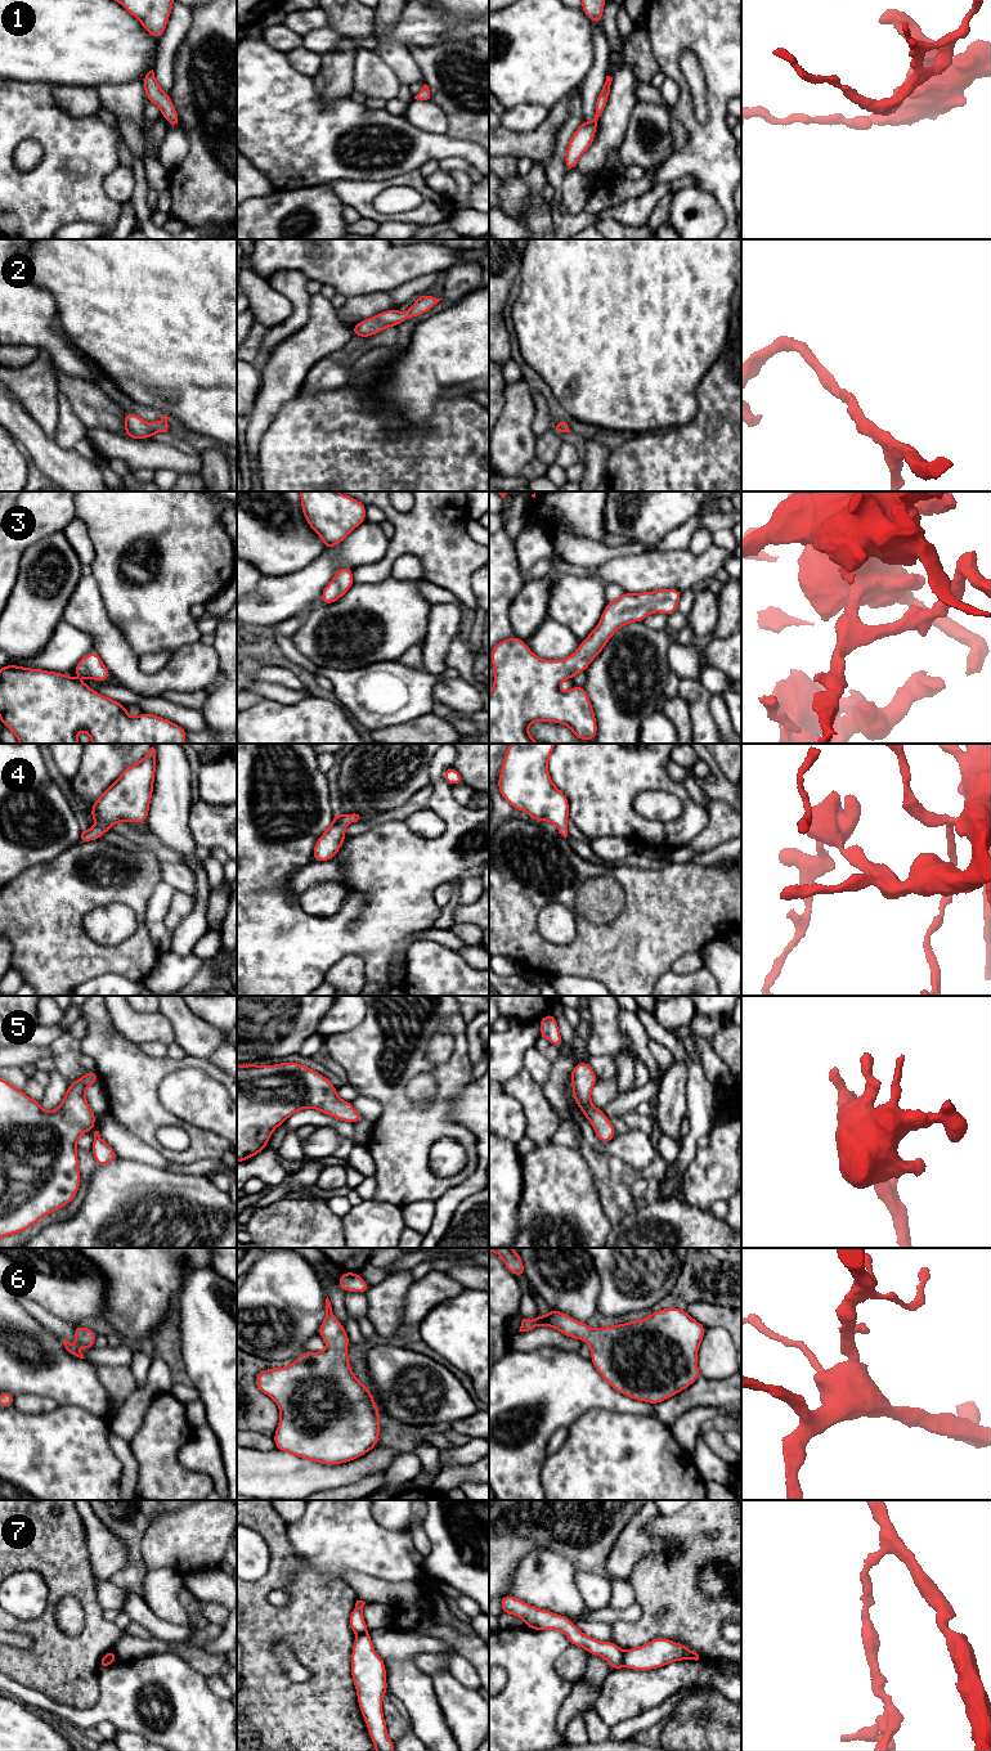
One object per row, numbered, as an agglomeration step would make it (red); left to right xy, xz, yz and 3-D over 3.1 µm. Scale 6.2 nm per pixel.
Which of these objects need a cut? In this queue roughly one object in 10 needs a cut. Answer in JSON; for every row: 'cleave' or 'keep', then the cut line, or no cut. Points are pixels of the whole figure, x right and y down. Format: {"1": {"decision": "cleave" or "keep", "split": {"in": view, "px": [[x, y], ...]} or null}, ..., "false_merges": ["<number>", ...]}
{"1": {"decision": "keep", "split": null}, "2": {"decision": "keep", "split": null}, "3": {"decision": "keep", "split": null}, "4": {"decision": "keep", "split": null}, "5": {"decision": "keep", "split": null}, "6": {"decision": "keep", "split": null}, "7": {"decision": "cleave", "split": {"in": "yz", "px": [[622, 1652], [622, 1662], [624, 1665]]}}, "false_merges": ["7"]}

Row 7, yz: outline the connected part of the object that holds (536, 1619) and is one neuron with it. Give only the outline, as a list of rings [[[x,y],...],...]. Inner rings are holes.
[[[508,1594],[501,1598],[502,1613],[521,1617],[532,1630],[561,1630],[570,1644],[583,1647],[589,1655],[604,1657],[613,1670],[624,1667],[623,1651],[614,1642],[600,1642],[582,1633],[568,1616],[541,1609]]]

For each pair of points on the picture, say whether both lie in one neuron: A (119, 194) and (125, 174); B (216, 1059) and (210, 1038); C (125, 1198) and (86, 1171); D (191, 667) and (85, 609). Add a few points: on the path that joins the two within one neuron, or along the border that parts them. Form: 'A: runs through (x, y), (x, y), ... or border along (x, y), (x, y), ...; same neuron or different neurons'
A: runs through (119, 189), (121, 179); same neuron
B: border along (223, 1044), (207, 1059); different neurons
C: border along (95, 1164), (83, 1203); different neurons
D: runs through (161, 679), (142, 679), (117, 655), (108, 638); same neuron

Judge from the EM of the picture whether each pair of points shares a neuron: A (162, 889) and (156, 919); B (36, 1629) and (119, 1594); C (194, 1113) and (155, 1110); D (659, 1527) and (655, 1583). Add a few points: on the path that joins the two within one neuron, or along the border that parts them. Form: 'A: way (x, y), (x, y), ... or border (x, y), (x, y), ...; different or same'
A: way (162, 897), (156, 911); same
B: border (98, 1580), (97, 1602), (102, 1610); different
C: border (160, 1083), (160, 1101), (179, 1118), (197, 1127); different
D: way (677, 1532), (687, 1543), (687, 1556), (673, 1570); same

